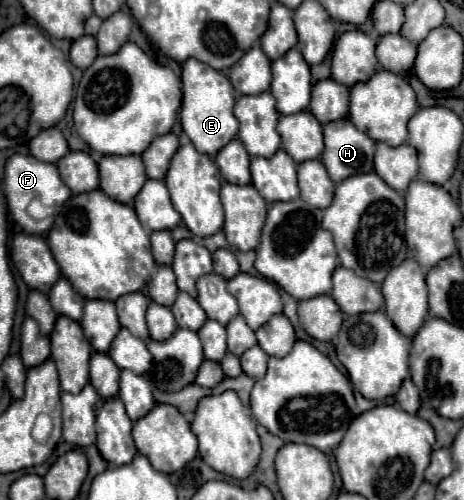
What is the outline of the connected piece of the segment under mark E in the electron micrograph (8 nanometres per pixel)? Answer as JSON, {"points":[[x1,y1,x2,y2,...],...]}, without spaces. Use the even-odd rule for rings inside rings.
{"points":[[188,58,182,64,182,106,180,106,180,124,182,130,186,132,186,136,190,138,190,142,196,146,196,150,200,150,202,154,216,154,222,146,226,146,238,132,238,122,236,116,232,114,234,108,234,88,228,82,228,76,210,68,208,64,202,64,196,58]]}

